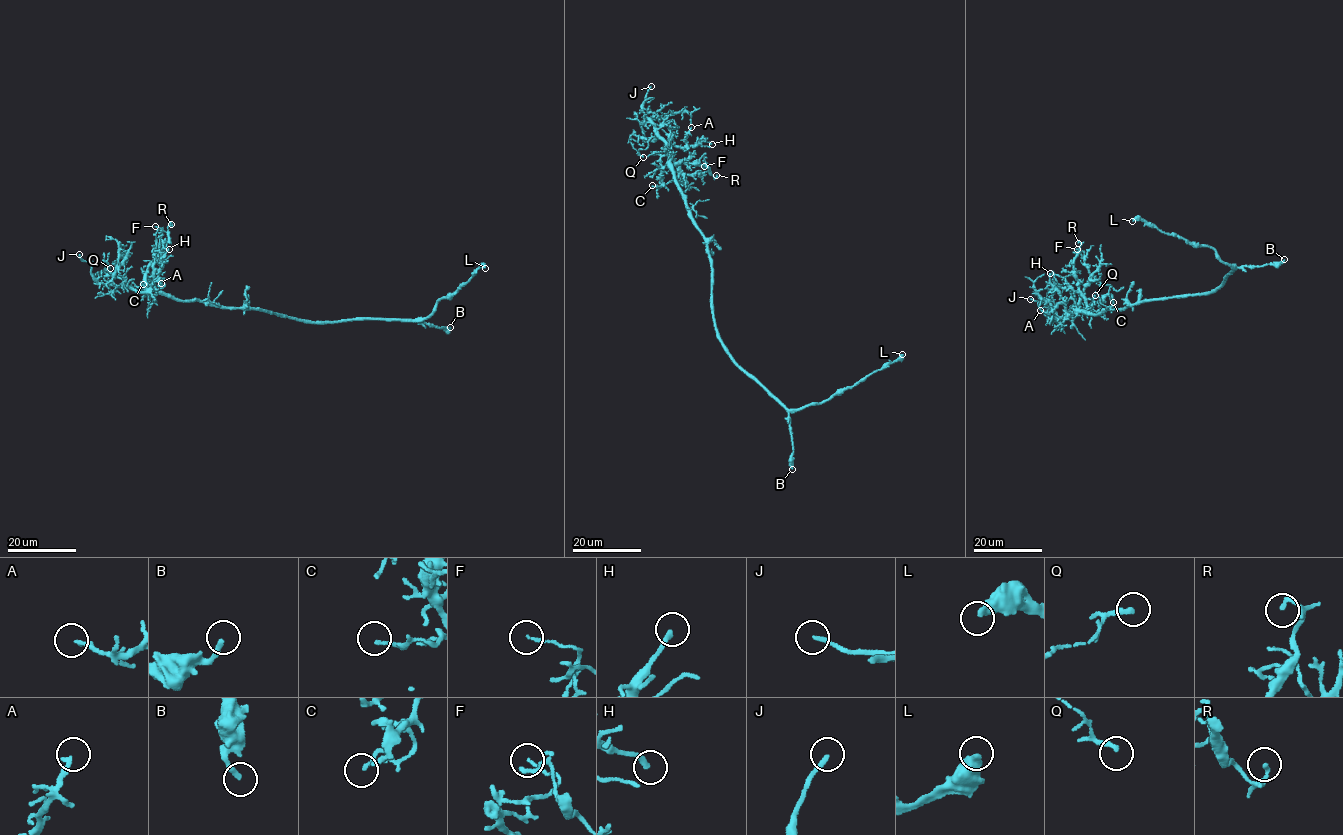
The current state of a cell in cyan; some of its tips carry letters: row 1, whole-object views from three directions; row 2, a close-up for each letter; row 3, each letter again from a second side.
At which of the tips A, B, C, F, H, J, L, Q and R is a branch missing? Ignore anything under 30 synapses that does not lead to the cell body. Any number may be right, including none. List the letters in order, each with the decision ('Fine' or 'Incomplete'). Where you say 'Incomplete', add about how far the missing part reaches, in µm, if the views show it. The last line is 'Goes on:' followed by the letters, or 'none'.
A: Fine
B: Fine
C: Fine
F: Fine
H: Fine
J: Incomplete. Missing length about 40 µm
L: Fine
Q: Fine
R: Fine
Goes on: J

